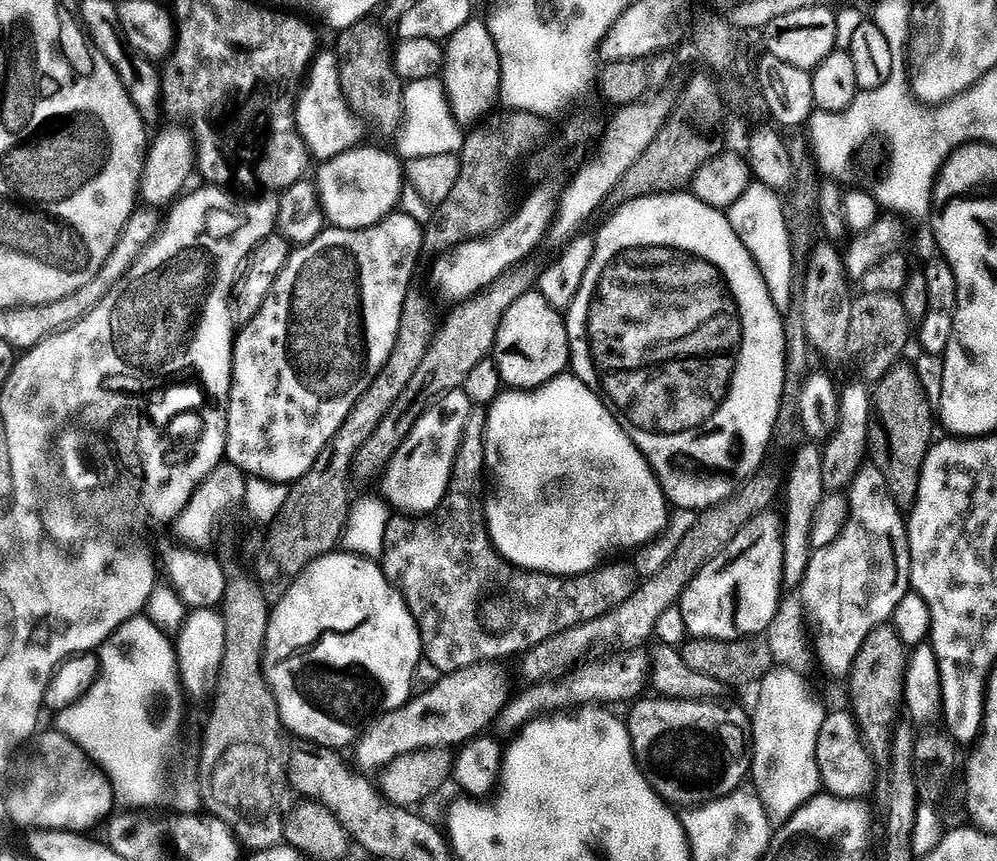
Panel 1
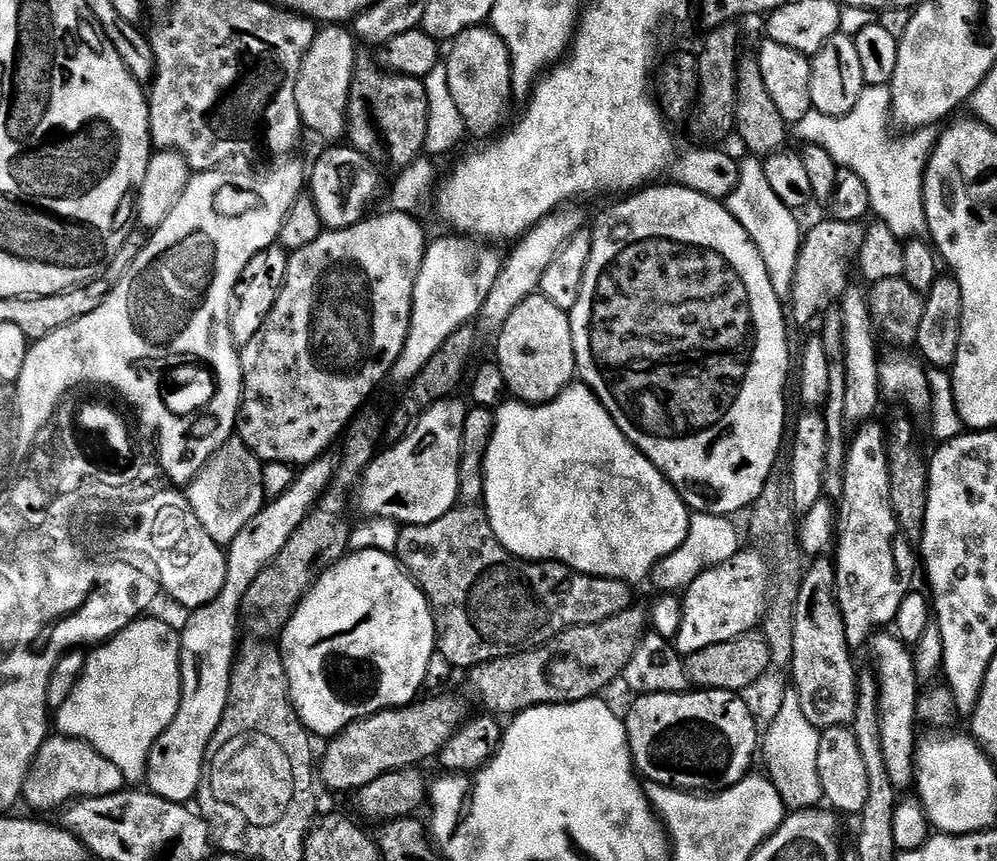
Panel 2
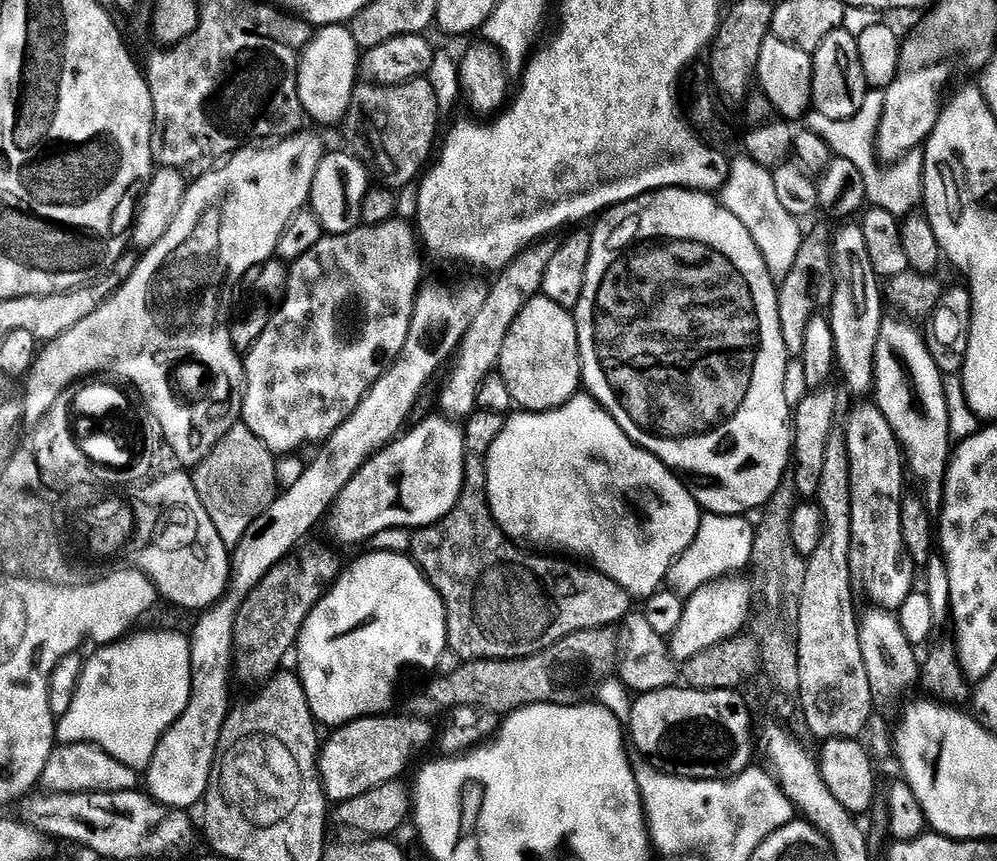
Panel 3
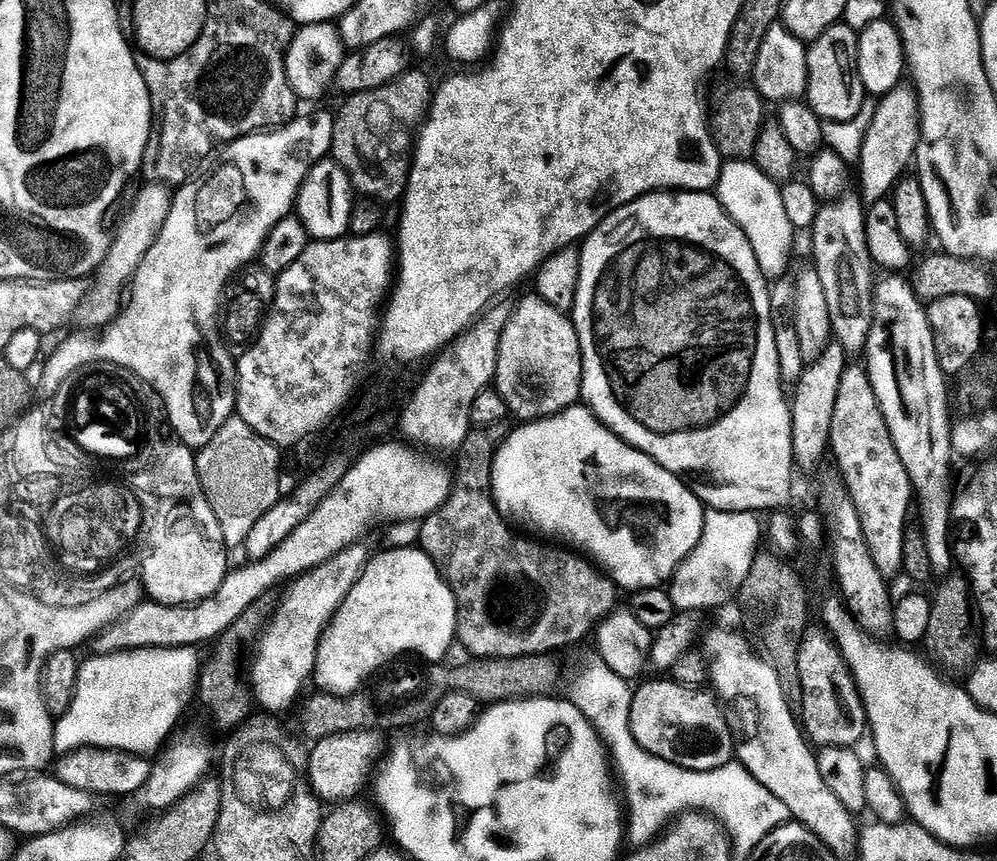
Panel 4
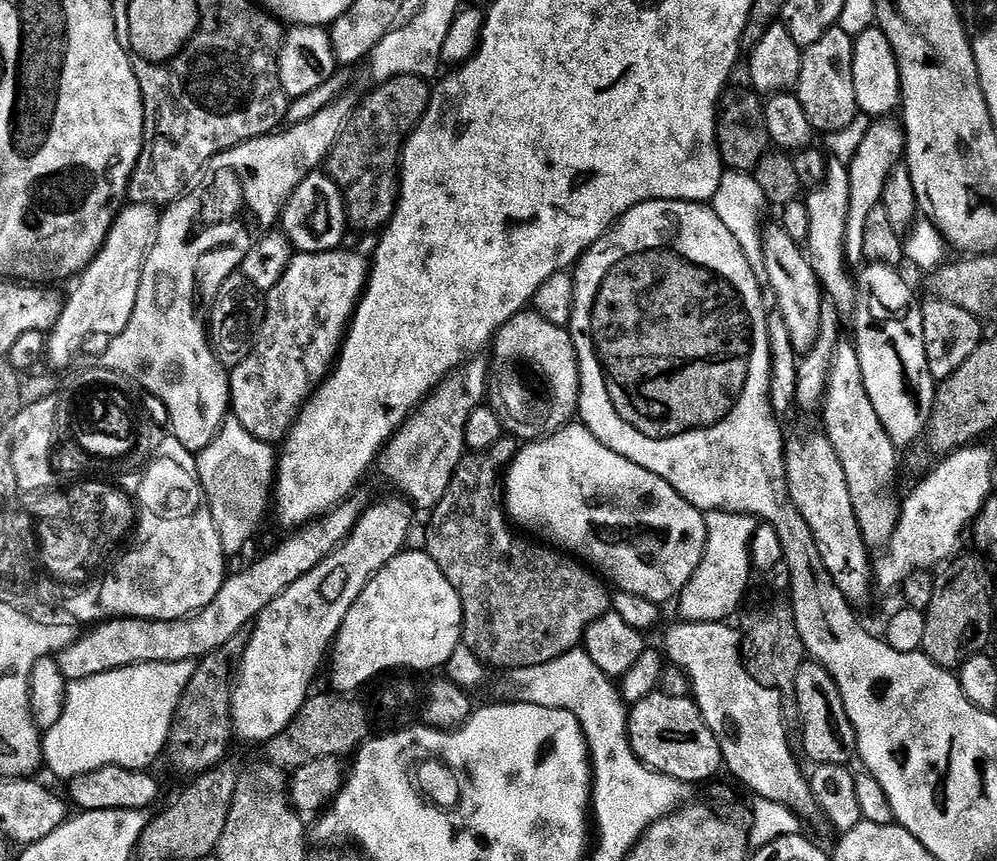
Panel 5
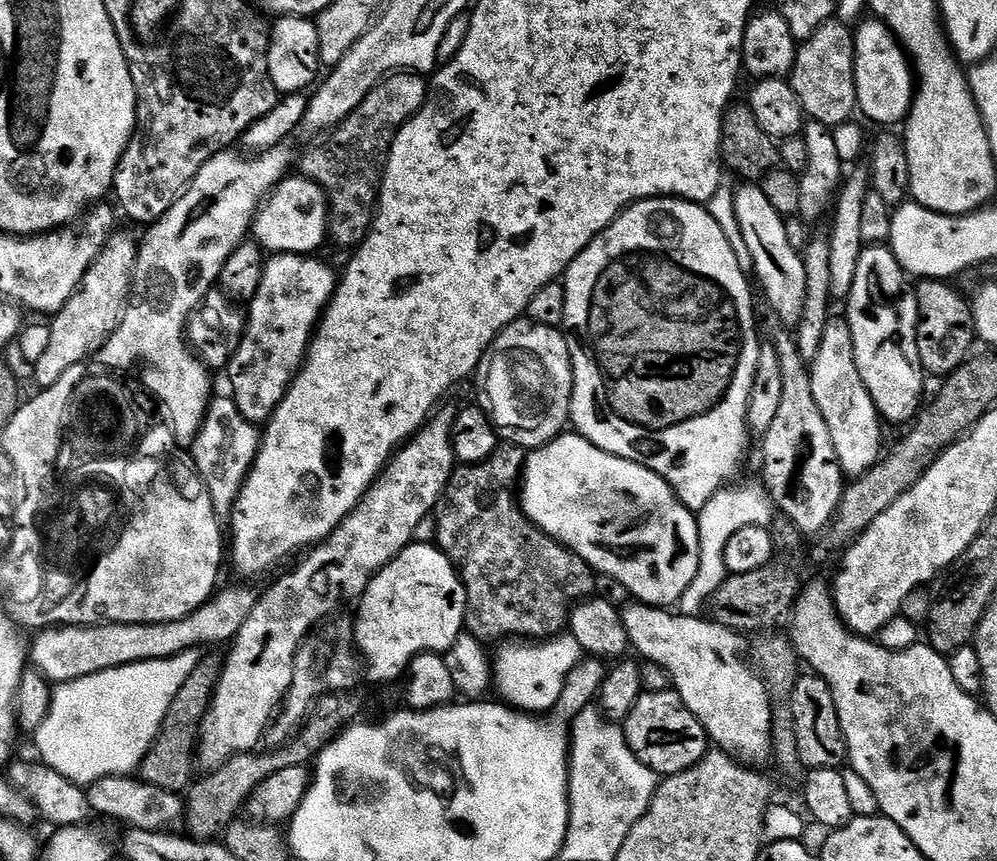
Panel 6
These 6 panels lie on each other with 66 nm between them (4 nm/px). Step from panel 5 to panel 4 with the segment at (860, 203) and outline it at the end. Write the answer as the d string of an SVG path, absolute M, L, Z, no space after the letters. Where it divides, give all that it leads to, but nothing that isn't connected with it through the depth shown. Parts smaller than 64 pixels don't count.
M896 87L892 92L886 93L874 109L858 163L860 184L864 187L862 199L868 206L883 201L895 189L907 173L904 171L907 168L909 171L910 165L915 161L916 147L920 145L920 102L911 87Z

